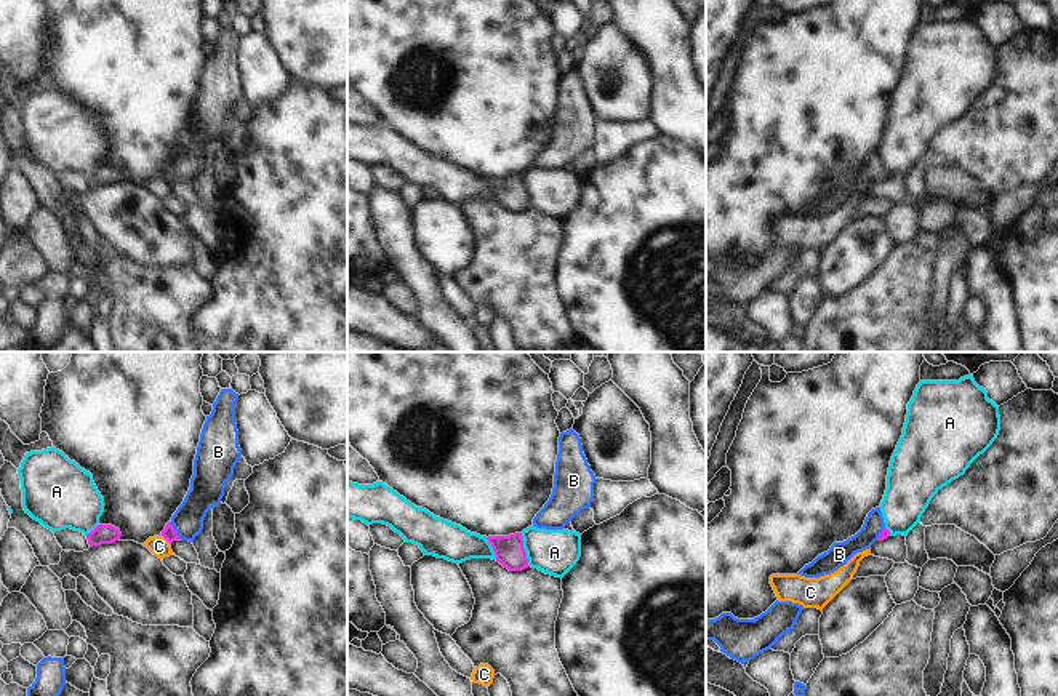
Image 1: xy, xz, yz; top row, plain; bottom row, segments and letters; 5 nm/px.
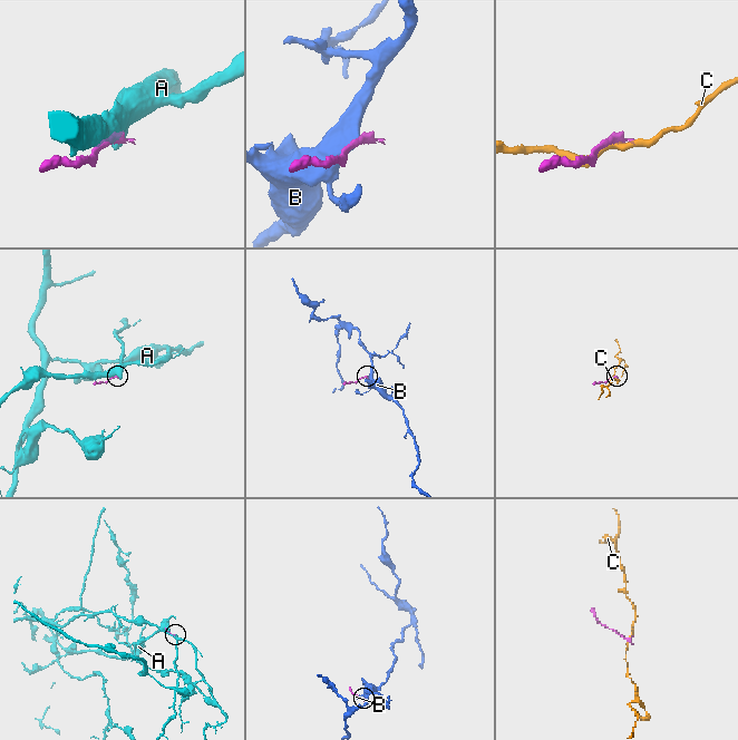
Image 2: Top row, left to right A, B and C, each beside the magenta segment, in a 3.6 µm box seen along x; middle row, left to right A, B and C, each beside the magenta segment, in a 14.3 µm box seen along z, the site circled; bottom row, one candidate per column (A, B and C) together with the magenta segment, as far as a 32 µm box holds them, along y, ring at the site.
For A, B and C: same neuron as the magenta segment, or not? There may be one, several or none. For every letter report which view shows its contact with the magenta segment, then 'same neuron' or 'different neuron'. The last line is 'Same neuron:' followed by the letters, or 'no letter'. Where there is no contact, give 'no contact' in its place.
A: meets magenta in xz; different neuron
B: meets magenta in xy; different neuron
C: meets magenta in xy; different neuron
Same neuron: no letter

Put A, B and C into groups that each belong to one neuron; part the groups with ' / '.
A / B / C

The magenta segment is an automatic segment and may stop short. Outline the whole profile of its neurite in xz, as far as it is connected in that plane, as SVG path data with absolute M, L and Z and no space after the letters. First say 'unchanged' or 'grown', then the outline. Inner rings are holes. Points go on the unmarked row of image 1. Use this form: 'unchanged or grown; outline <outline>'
unchanged; outline M522 174L509 178L488 178L496 203L499 203L509 213L522 213L528 210L527 194L523 190Z

